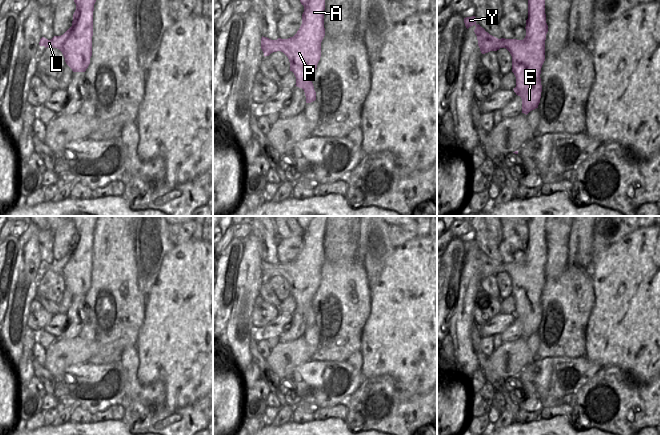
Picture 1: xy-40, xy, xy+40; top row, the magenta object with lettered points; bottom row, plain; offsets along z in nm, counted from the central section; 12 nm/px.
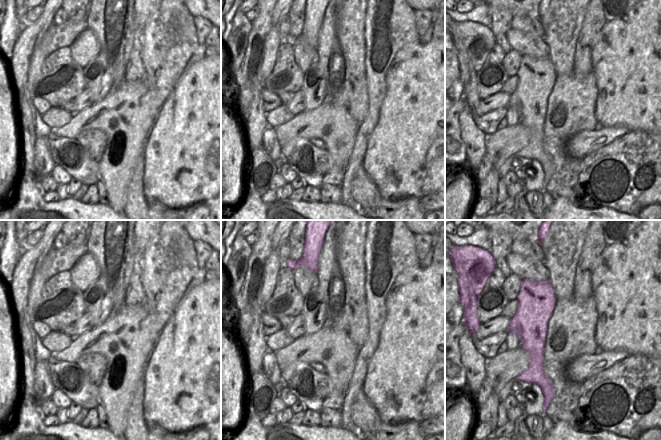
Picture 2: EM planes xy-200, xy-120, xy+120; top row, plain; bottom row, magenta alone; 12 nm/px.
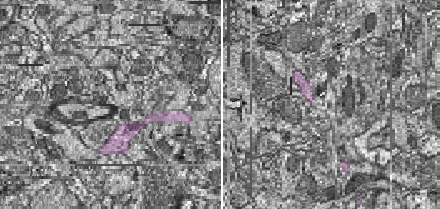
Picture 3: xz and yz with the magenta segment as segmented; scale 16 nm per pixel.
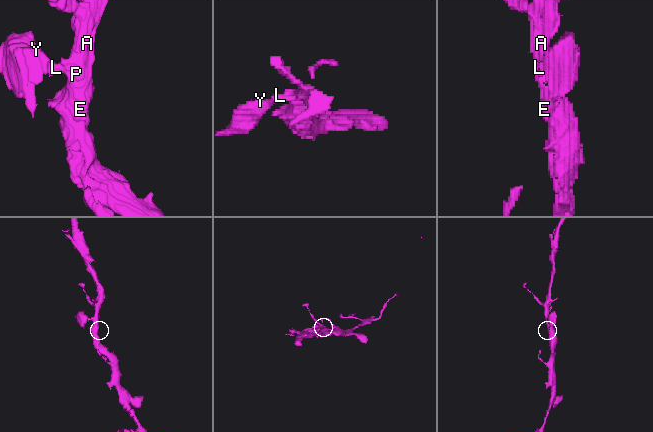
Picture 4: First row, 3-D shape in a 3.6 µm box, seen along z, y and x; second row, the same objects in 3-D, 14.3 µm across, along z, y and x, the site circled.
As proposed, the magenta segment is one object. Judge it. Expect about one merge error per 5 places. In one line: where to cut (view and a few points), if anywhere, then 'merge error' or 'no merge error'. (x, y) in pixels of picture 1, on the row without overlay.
no cut; no merge error

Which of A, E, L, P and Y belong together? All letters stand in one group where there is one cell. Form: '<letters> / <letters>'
A E L P Y

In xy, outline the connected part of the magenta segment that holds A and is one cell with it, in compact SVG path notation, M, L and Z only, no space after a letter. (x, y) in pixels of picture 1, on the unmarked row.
M296 216L304 230L302 248L297 257L288 263L261 262L265 280L281 275L289 283L290 295L296 301L296 309L305 316L306 327L316 324L312 300L321 281L321 266L325 260L324 234L327 216Z

